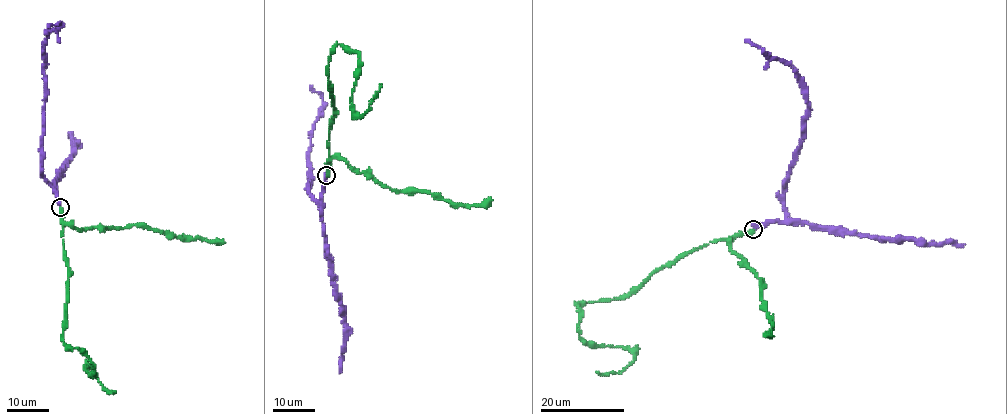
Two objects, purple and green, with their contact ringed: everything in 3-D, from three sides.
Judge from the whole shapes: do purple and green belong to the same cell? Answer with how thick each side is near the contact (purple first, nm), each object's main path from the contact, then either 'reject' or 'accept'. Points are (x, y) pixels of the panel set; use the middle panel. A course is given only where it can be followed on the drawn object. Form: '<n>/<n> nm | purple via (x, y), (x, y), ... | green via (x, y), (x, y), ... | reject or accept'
280/400 nm | purple via (326, 176), (318, 201), (309, 193), (308, 151), (313, 126), (324, 105), (321, 95), (310, 85) | green via (326, 175), (334, 105), (330, 53), (342, 45), (359, 54), (351, 99), (358, 116), (369, 109), (381, 83) | reject

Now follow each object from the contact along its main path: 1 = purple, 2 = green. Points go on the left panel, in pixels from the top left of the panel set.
1: (59, 206), (42, 171), (44, 41), (49, 32), (61, 25), (48, 25)
2: (59, 207), (69, 279), (63, 342), (88, 357), (94, 374), (85, 370), (115, 391)

